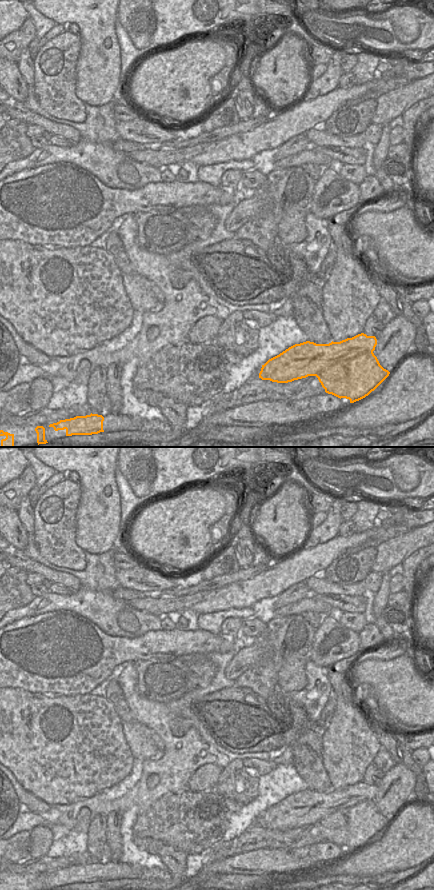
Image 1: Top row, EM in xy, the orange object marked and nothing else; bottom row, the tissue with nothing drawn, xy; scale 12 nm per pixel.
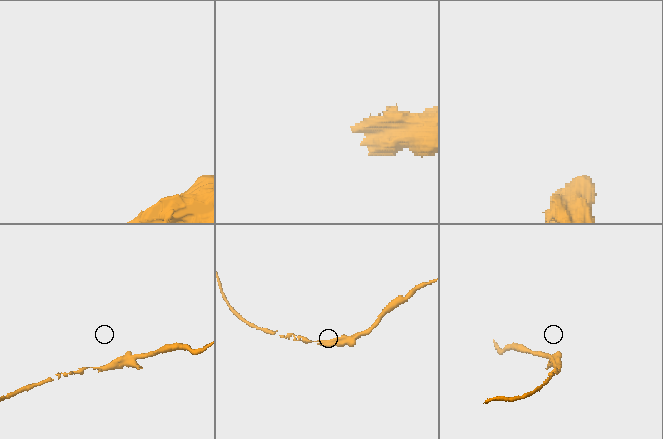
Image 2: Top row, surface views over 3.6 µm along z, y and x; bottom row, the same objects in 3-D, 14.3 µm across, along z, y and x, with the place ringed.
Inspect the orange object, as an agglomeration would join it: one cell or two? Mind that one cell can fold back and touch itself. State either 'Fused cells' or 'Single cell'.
Fused cells.

